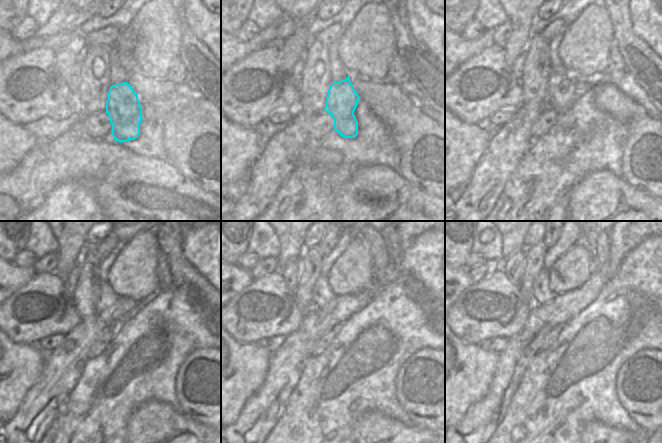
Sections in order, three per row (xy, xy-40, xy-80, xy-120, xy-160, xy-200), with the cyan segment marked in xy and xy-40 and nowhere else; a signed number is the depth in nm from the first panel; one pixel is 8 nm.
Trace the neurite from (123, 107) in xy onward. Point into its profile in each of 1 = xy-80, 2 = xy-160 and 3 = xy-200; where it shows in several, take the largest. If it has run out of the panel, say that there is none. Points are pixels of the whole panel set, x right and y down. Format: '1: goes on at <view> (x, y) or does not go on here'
1: goes on at xy-80 (563, 89)
2: goes on at xy-160 (321, 293)
3: goes on at xy-200 (541, 293)

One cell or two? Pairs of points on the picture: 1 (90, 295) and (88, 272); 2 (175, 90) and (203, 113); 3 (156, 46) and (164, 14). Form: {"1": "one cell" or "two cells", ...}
{"1": "one cell", "2": "two cells", "3": "one cell"}

